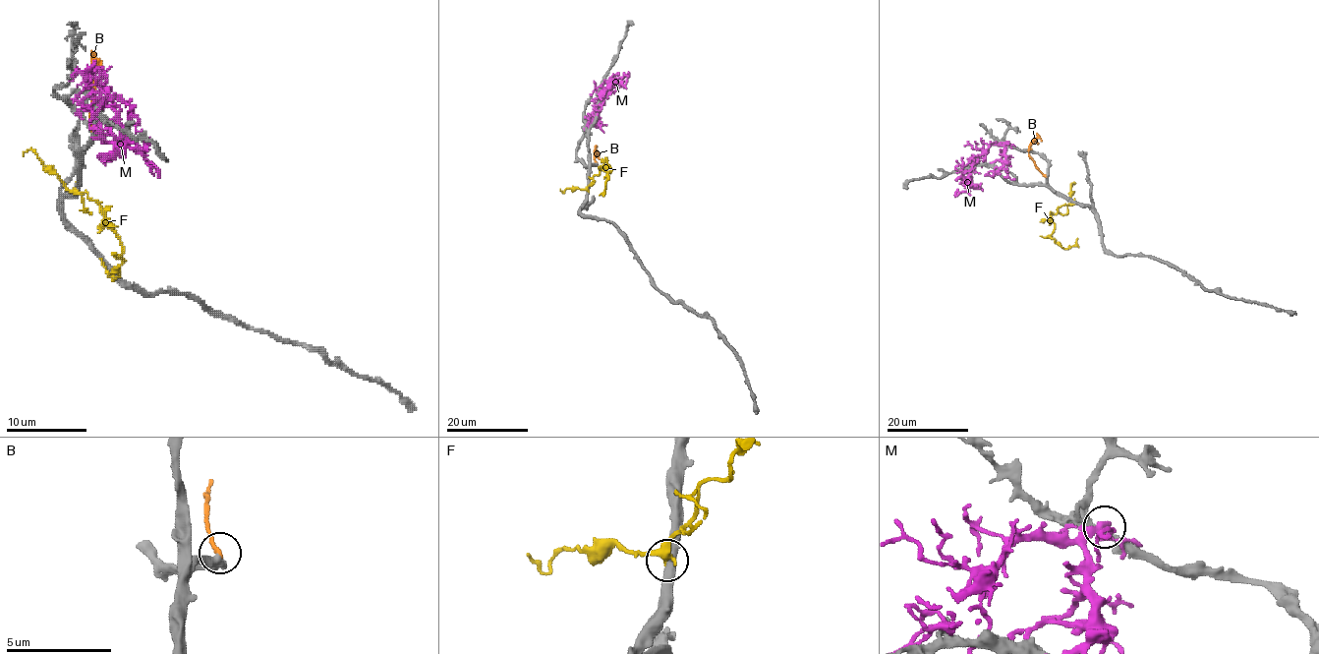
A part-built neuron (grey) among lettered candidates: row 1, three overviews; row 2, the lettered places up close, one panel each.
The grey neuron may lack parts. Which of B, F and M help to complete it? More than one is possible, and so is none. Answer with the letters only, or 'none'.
B

